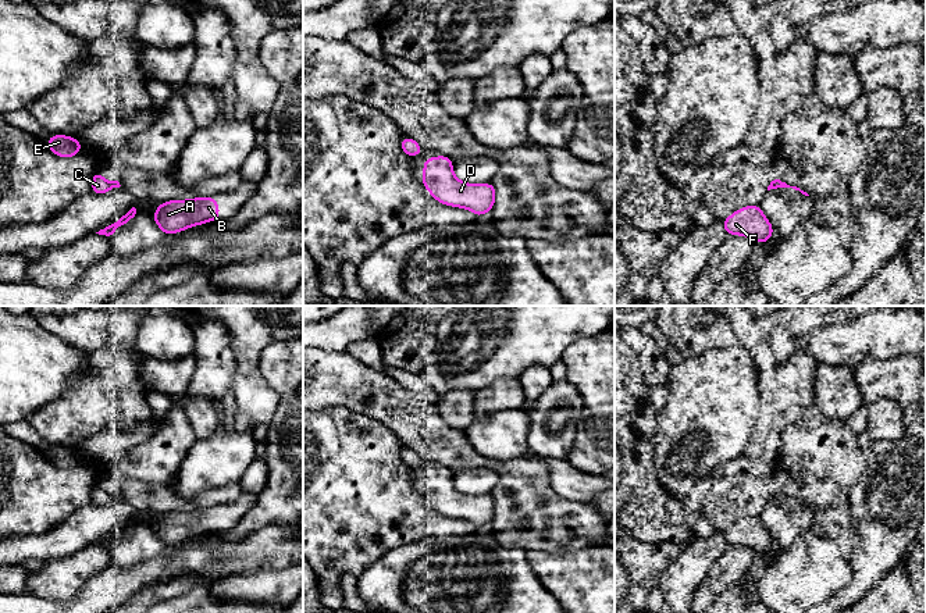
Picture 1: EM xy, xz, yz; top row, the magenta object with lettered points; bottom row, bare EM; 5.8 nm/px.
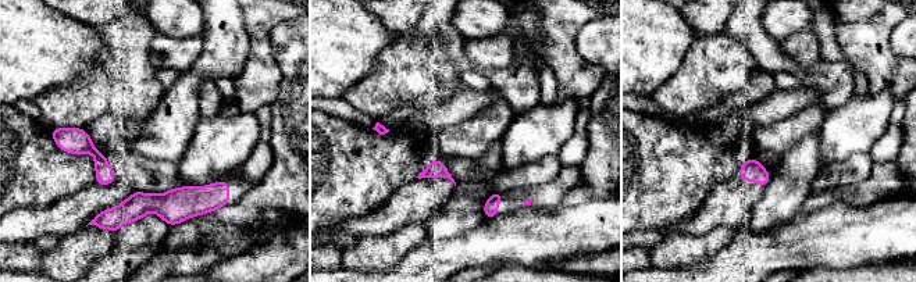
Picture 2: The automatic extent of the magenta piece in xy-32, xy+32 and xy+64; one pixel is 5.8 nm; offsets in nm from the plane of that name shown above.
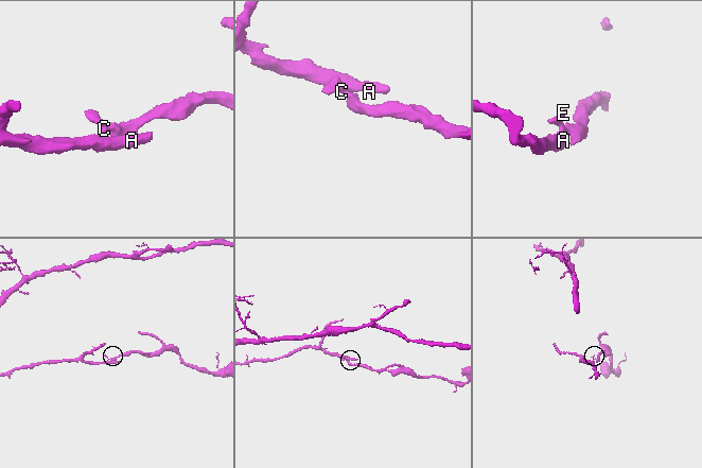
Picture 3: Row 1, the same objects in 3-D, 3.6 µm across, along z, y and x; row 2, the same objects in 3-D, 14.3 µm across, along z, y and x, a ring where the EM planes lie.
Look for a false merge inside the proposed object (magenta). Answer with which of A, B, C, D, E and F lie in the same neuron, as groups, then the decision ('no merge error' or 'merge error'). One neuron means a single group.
A B C E F / D | merge error

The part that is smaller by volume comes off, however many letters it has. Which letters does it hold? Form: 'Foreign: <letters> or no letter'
Foreign: D

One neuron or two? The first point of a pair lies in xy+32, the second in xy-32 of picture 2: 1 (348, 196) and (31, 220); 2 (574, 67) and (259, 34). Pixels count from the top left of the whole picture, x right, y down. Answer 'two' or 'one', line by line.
1: two
2: one

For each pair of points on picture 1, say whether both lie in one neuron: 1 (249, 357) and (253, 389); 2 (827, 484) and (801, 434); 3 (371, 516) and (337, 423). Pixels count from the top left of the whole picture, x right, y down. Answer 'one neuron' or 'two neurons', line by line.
1: one neuron
2: one neuron
3: one neuron

